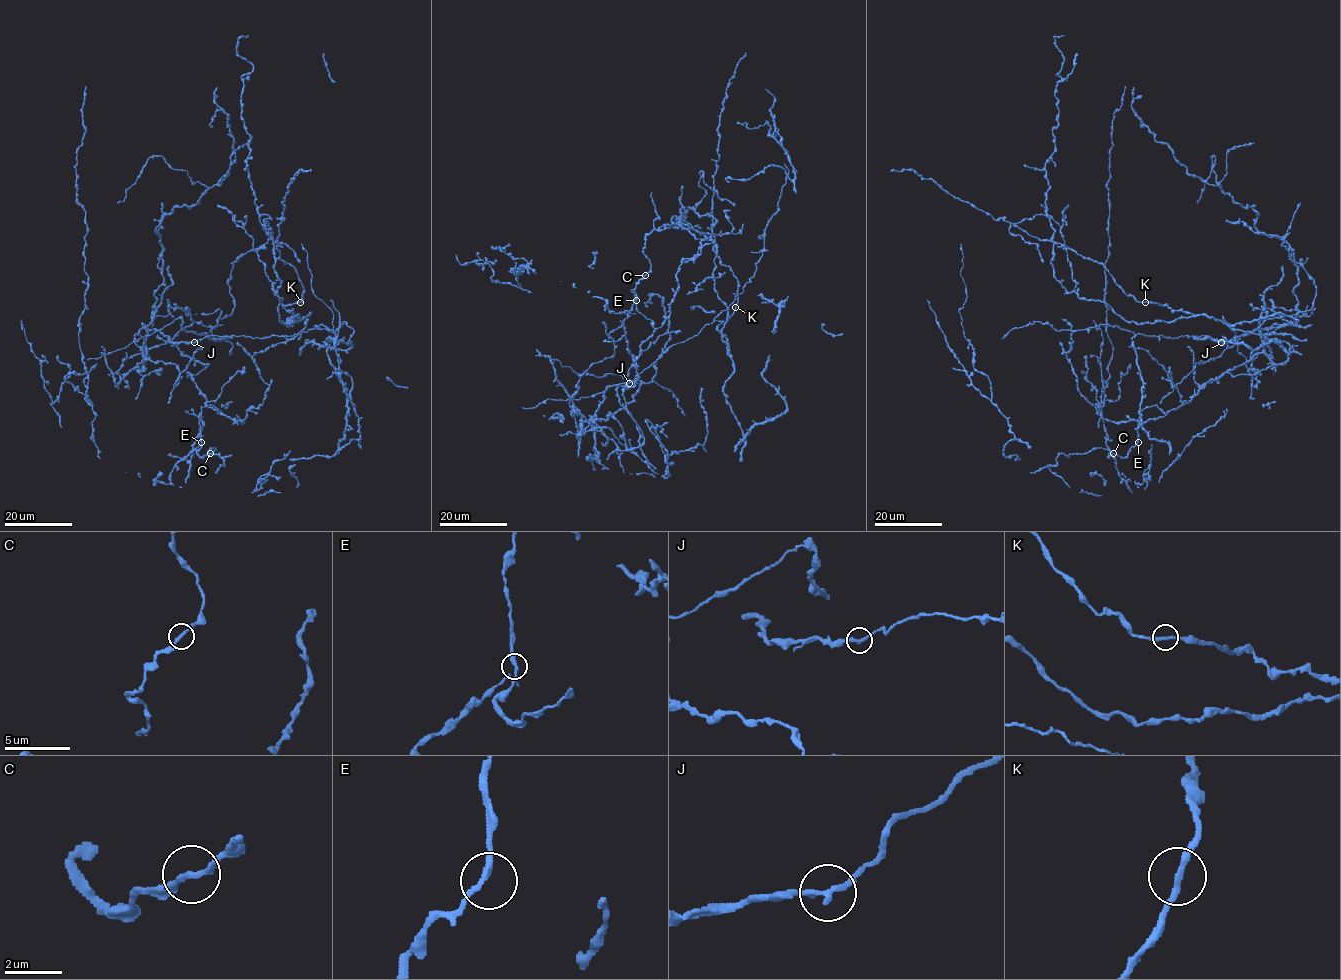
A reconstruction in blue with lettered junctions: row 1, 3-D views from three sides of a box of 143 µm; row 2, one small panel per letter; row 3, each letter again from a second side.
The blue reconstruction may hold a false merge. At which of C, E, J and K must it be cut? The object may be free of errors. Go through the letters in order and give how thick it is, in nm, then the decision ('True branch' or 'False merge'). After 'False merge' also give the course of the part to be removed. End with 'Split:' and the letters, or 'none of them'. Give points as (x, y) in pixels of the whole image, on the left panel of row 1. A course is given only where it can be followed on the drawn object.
C: Thickness 200 nm. True branch
E: Thickness 220 nm. True branch
J: Thickness 220 nm. False merge. Course of the part to remove: (193, 342), (210, 335), (291, 336), (321, 324), (333, 330), (344, 321), (353, 330), (349, 338)
K: Thickness 240 nm. True branch
Split: J

